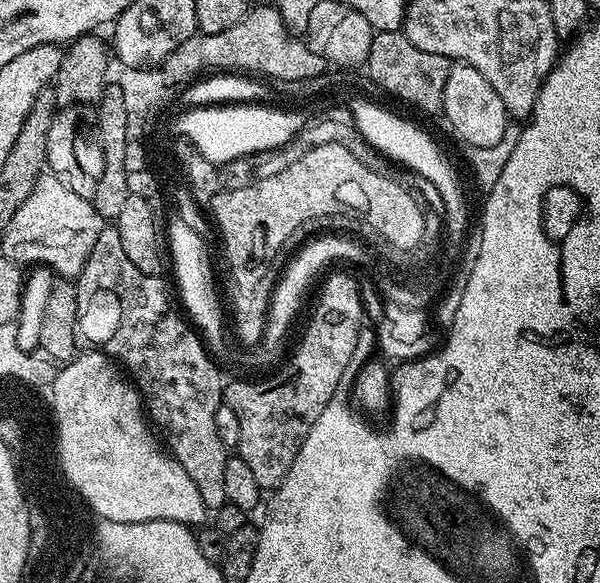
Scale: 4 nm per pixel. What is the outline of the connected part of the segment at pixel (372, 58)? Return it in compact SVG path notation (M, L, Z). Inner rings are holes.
M403 31L398 32L376 32L370 42L370 54L366 61L368 68L367 79L382 91L389 92L392 96L397 96L404 104L413 104L420 112L439 113L444 106L444 91L446 90L446 78L450 61L442 54L430 54L426 50L418 50L410 38L404 36Z

